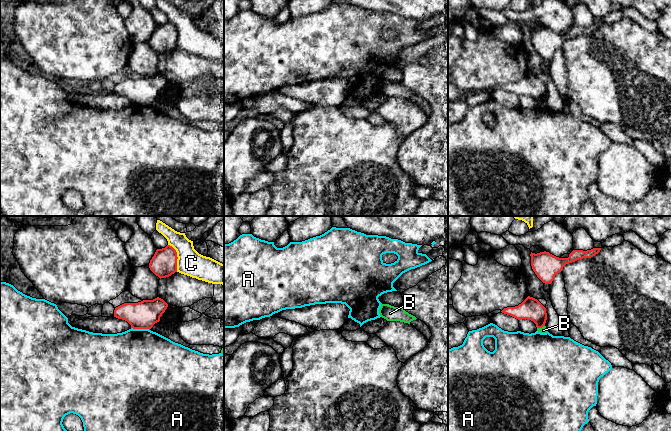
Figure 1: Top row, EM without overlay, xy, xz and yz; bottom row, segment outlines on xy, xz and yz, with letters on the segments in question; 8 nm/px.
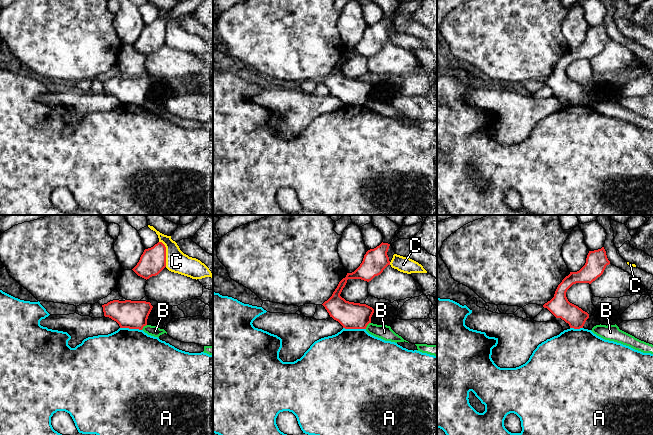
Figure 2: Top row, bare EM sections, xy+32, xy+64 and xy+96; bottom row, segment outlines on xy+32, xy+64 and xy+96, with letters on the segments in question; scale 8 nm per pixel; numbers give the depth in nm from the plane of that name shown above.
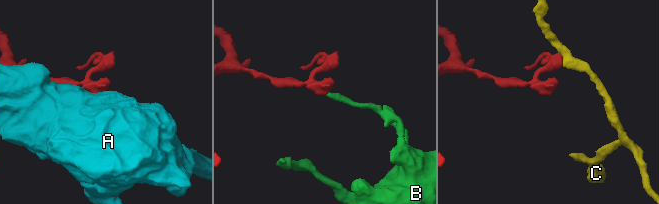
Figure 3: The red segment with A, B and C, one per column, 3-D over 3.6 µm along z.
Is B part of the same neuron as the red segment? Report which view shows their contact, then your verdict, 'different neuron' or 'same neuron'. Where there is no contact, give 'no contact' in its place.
meets red in yz; different neuron

